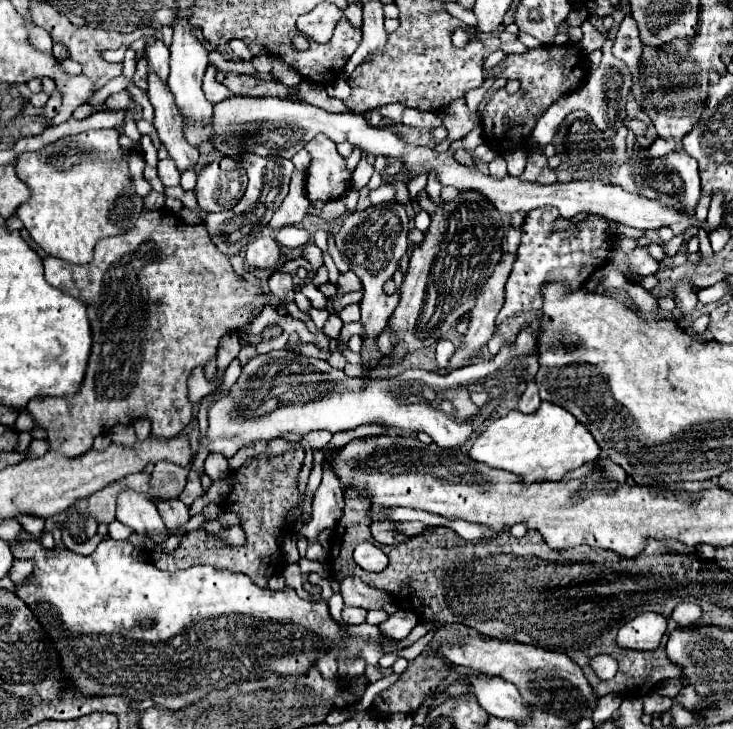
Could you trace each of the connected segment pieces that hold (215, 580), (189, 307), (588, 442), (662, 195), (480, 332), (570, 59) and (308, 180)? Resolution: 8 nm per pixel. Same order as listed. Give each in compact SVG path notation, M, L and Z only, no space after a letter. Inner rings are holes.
M111 537L103 539L97 549L91 555L79 555L73 553L69 549L57 551L57 549L45 549L39 545L39 541L35 539L15 539L11 543L13 549L13 557L15 559L31 559L33 561L33 581L31 583L17 583L15 585L15 593L29 605L29 609L35 613L35 617L41 621L43 629L47 633L51 633L51 639L57 647L57 651L61 653L61 665L63 665L63 675L65 675L65 683L75 685L75 689L83 695L127 695L135 701L145 701L145 699L153 699L157 701L155 707L167 707L167 709L181 709L185 705L189 705L191 701L197 701L201 697L205 697L209 691L213 689L223 689L231 683L243 683L243 681L257 681L269 673L277 673L277 675L297 675L297 673L305 673L305 669L309 669L317 657L333 651L335 655L339 655L341 651L347 651L349 657L361 653L363 659L367 661L367 665L375 665L379 667L377 659L383 655L381 649L381 639L383 635L379 633L377 625L369 625L369 623L361 623L361 625L337 625L327 609L327 603L307 603L303 599L297 597L297 593L293 589L283 589L283 591L271 591L271 589L261 589L257 587L247 575L243 573L235 573L235 571L227 571L227 569L215 569L211 565L195 565L189 567L185 571L161 571L157 569L153 563L145 563L145 561L133 561L133 545L129 541L115 541Z
M155 209L155 211L143 211L137 225L123 233L123 235L115 235L115 237L105 237L99 239L95 245L95 257L91 263L85 265L73 265L67 261L61 261L57 257L47 257L45 261L45 279L49 285L53 285L55 289L59 289L65 295L77 297L81 303L85 303L87 307L87 315L91 321L91 333L93 333L93 345L91 345L91 355L89 355L89 363L85 369L85 379L81 383L79 393L75 393L73 397L33 397L33 401L29 401L27 409L29 413L35 417L35 423L39 427L45 427L49 433L49 445L53 451L63 453L67 457L79 457L85 451L89 451L93 447L93 441L97 435L101 435L103 431L107 431L107 423L113 423L113 419L119 423L129 423L131 419L139 419L145 417L153 423L153 433L159 437L177 437L189 423L193 417L193 405L187 399L187 379L191 375L191 371L199 365L205 365L211 357L217 355L217 345L219 339L227 333L231 333L233 329L245 329L247 335L251 335L251 323L255 321L255 317L259 317L259 313L271 305L271 307L279 307L279 299L275 299L273 295L265 293L263 287L259 285L251 285L249 281L243 281L231 267L229 259L223 257L223 253L219 253L219 249L213 245L213 241L209 239L207 231L203 225L187 225L181 217L177 217L175 213L171 213L169 209Z
M543 401L541 407L531 415L523 415L521 411L509 411L505 417L489 421L487 429L475 439L475 445L471 447L469 455L475 461L521 475L525 479L525 483L531 483L531 481L561 481L569 471L601 457L601 447L597 445L597 441L593 439L589 429L585 425L581 425L569 411L561 409L559 405Z
M683 149L681 151L671 151L663 157L653 157L649 151L637 153L625 165L611 167L609 183L617 183L625 191L643 193L649 199L655 199L663 205L669 205L669 207L681 209L681 211L689 211L689 213L695 211L699 195L701 195L697 161L693 161L693 157L689 157Z
M511 253L503 255L501 261L497 263L493 275L485 283L485 289L477 297L477 305L469 313L469 331L463 337L463 347L455 351L449 369L467 365L475 357L475 353L493 337L495 319L503 305L503 287L511 273L513 263L515 263L515 255Z
M549 45L549 47L539 47L539 49L529 49L523 55L509 55L507 57L507 67L501 73L503 79L517 79L521 83L519 91L509 95L505 87L495 91L489 101L485 103L483 109L483 135L485 141L499 153L507 153L511 149L525 149L527 151L527 165L525 173L521 179L525 181L535 181L535 183L555 183L557 175L553 169L547 165L547 157L543 155L543 147L535 141L531 141L531 131L537 123L537 119L559 99L571 95L577 91L577 87L583 85L583 81L589 75L589 61L587 55L579 47L565 47L565 45ZM525 135L525 141L521 137ZM521 141L521 147L517 147Z
M317 135L305 145L311 155L311 165L305 171L305 193L311 203L339 199L351 187L351 171L345 159L337 153L335 143Z

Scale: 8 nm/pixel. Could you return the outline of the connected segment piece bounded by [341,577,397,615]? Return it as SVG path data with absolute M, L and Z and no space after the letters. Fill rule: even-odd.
M347 577L341 581L341 595L345 605L363 607L363 609L383 609L387 615L393 615L397 611L395 603L391 599L383 597L381 589L375 589L367 585L359 577Z

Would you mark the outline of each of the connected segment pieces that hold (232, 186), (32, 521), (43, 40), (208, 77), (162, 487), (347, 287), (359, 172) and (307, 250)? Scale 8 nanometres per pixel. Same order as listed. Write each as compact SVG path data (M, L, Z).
M219 157L205 165L197 175L195 197L197 205L205 213L233 209L247 189L245 169L229 159Z
M19 515L19 521L23 521L23 529L35 537L41 535L43 531L43 519L39 517L31 517L31 515Z
M25 23L25 25L31 33L31 39L37 45L37 49L51 49L51 35L43 27L35 27L35 25L29 25L29 23Z
M207 69L205 73L205 79L203 79L203 93L205 97L211 101L211 103L217 103L217 101L223 101L223 99L229 99L233 97L233 93L215 81L215 71L213 69Z
M171 461L157 463L155 471L153 471L153 479L151 479L153 487L151 487L149 495L153 495L153 497L177 497L185 489L187 475L189 475L189 469L185 469L181 465L175 465Z
M347 271L347 273L341 273L339 275L337 289L339 289L339 293L351 293L351 291L361 289L361 281L355 277L353 271Z
M363 157L359 163L357 163L357 167L355 167L355 171L353 171L353 189L363 189L367 183L369 183L369 179L371 179L371 175L373 175L373 165L369 163L369 159L367 157Z
M314 243L306 244L303 248L303 253L301 253L299 257L311 261L315 267L321 267L321 265L323 265L323 253L321 253L321 249Z

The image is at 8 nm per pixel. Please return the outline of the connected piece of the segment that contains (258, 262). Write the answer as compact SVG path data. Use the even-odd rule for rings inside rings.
M259 237L255 239L253 243L247 245L245 249L247 253L247 263L251 267L273 267L277 261L279 261L279 247L277 247L277 241L271 239L271 237Z

